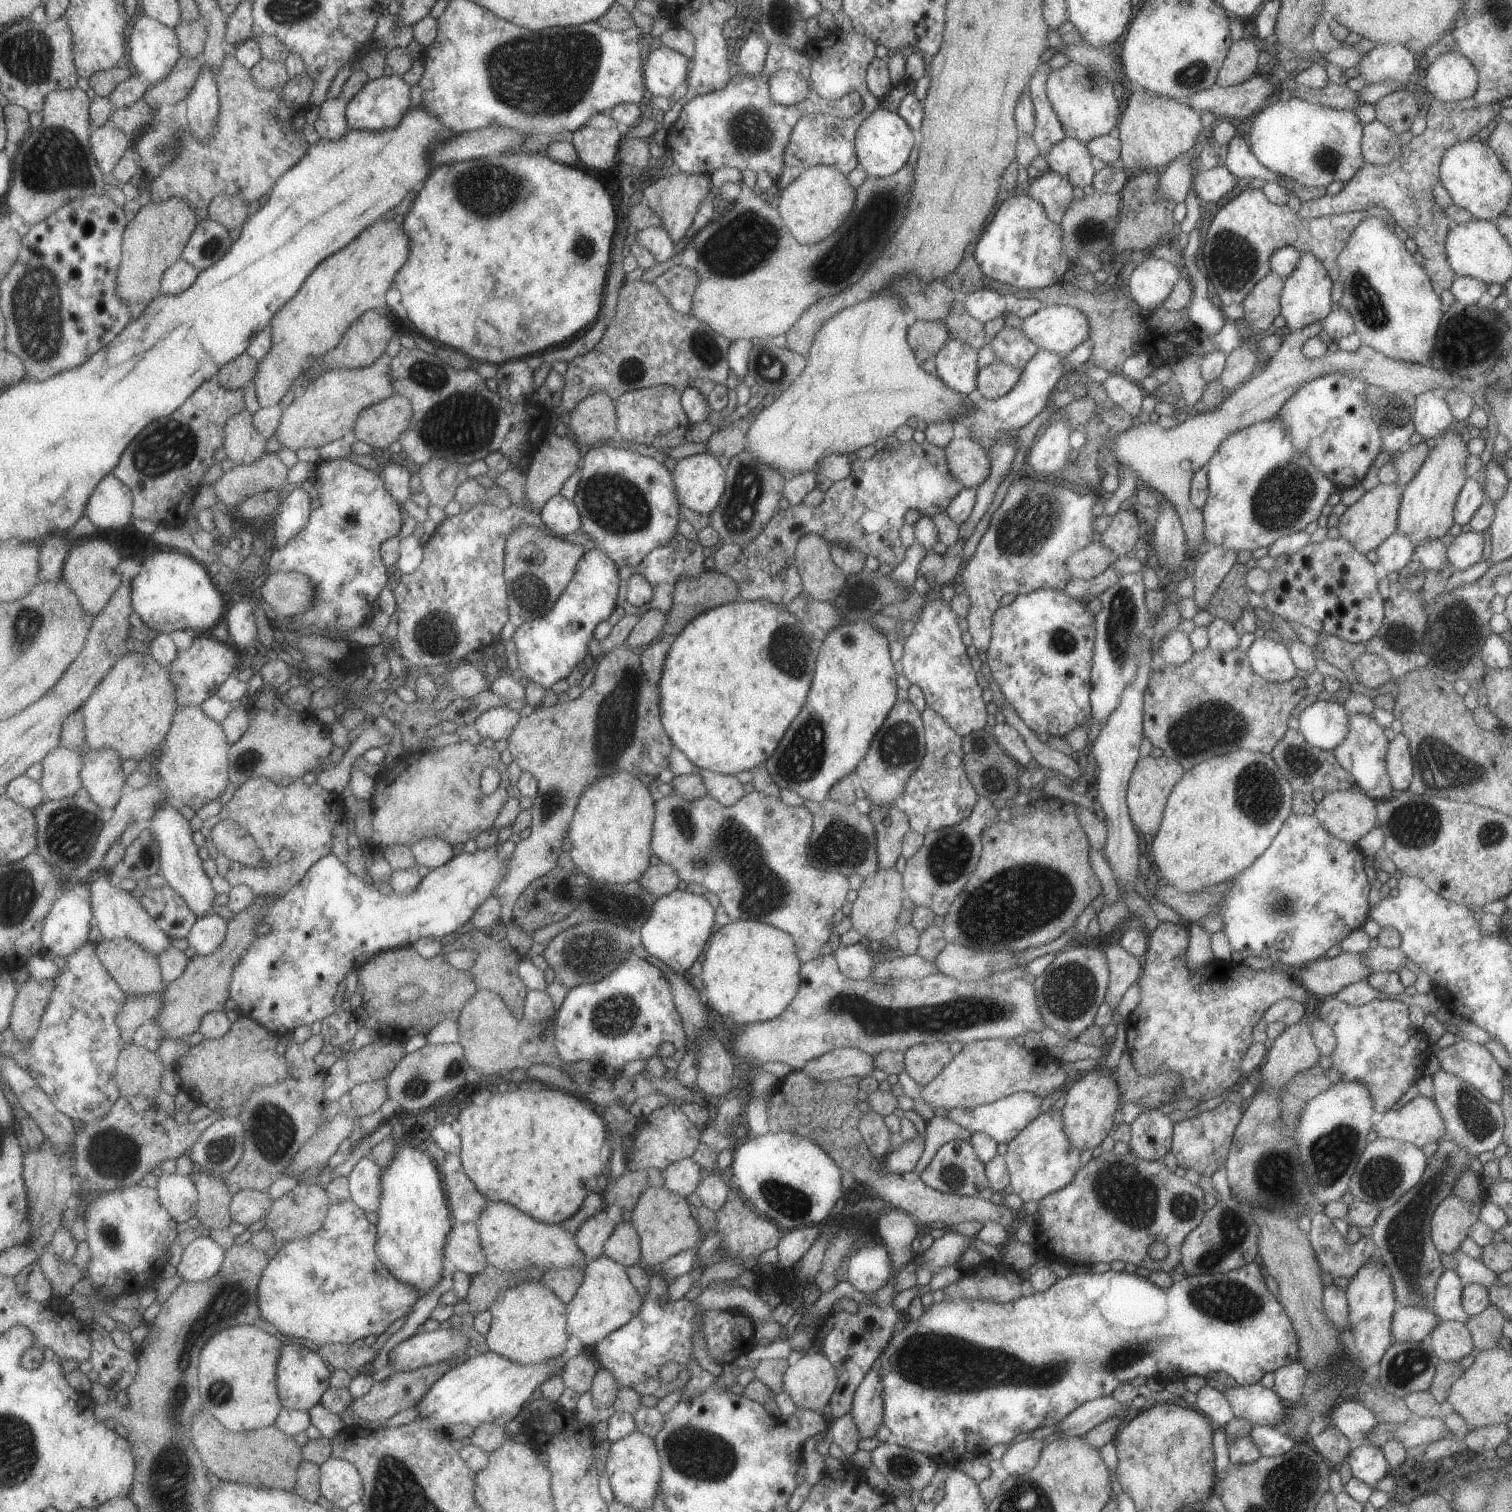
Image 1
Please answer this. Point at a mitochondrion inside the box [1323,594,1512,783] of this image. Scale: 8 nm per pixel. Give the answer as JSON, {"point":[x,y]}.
{"point":[1455,619]}

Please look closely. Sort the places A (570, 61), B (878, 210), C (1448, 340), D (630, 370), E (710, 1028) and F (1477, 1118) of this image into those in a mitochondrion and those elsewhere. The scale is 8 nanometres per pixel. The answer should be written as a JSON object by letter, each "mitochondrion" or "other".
{"A":"mitochondrion","B":"mitochondrion","C":"mitochondrion","D":"mitochondrion","E":"other","F":"mitochondrion"}

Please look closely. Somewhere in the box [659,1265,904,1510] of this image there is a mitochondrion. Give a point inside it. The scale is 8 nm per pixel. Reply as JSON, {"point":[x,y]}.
{"point":[698,1455]}

